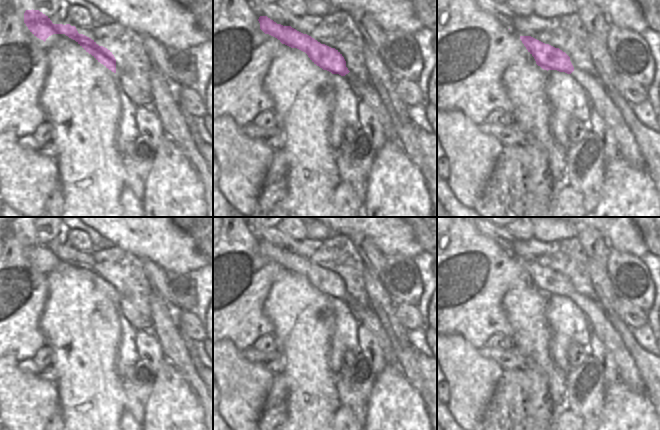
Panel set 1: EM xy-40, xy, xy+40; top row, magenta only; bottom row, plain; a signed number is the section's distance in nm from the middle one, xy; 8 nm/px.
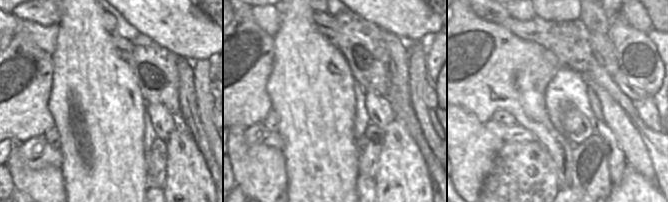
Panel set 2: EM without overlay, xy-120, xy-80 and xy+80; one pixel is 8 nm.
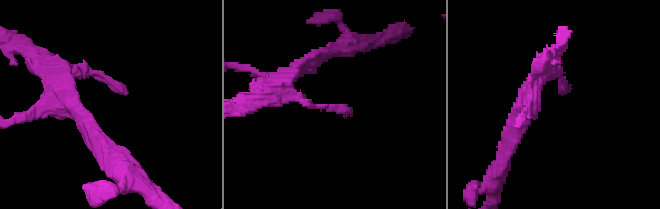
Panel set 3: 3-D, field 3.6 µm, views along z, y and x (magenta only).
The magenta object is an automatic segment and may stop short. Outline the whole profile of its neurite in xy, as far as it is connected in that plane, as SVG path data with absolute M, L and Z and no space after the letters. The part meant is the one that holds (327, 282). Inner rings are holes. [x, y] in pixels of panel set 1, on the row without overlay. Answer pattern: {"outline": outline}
{"outline": "M260 240L258 245L260 253L265 258L277 262L282 268L305 276L310 284L323 294L341 300L350 296L346 291L344 281L335 272L321 268L311 260L303 258L291 250L277 248L267 240Z"}

